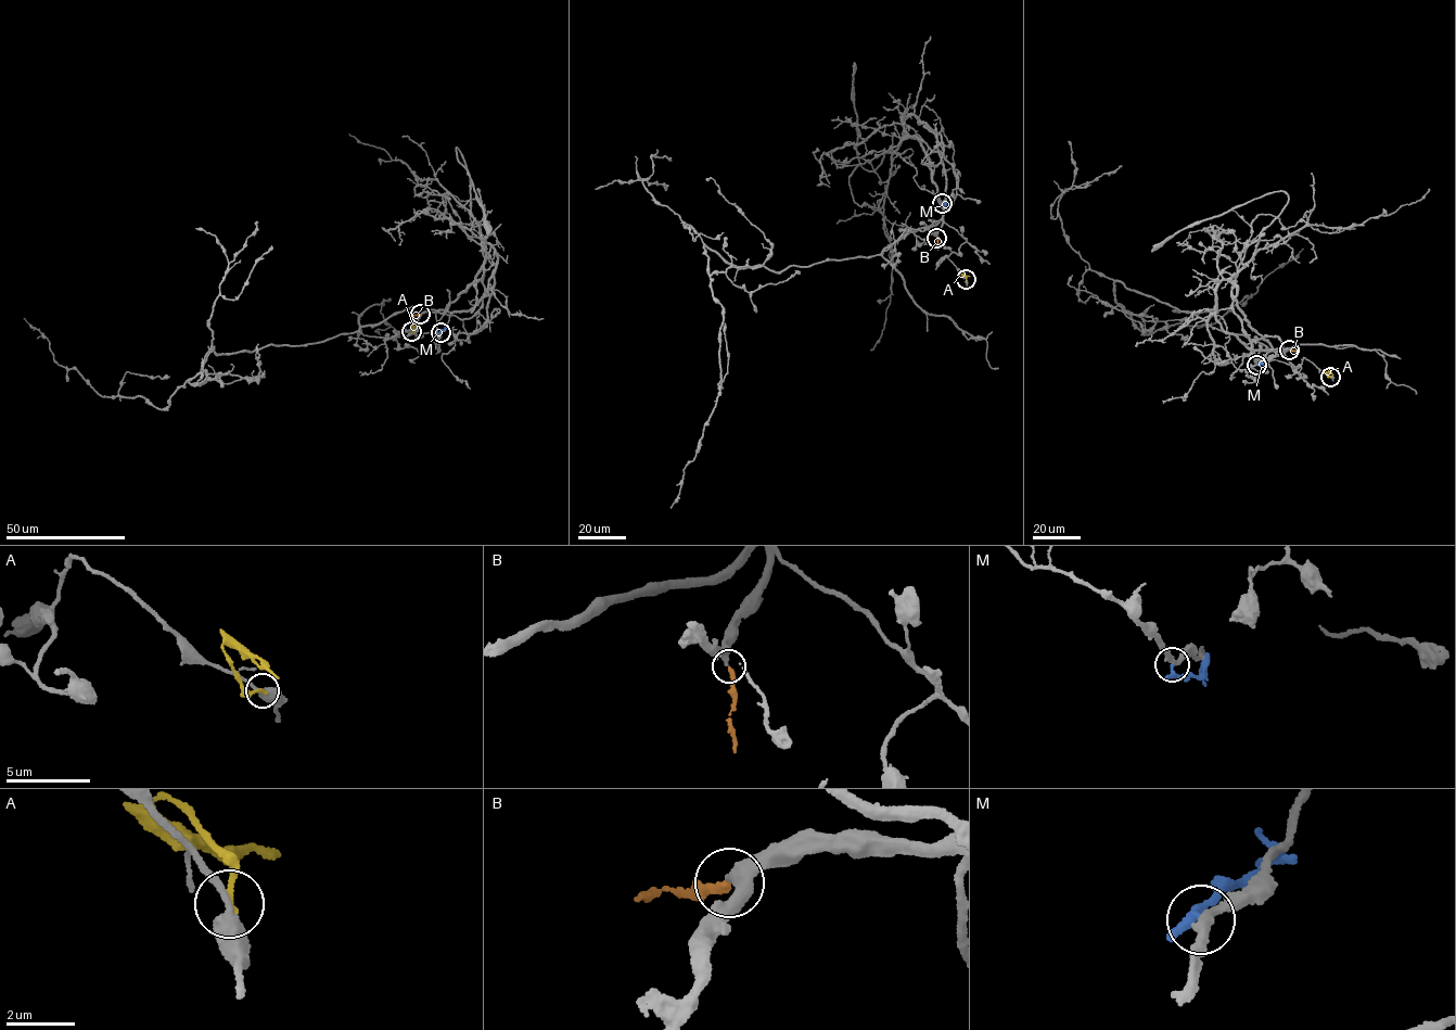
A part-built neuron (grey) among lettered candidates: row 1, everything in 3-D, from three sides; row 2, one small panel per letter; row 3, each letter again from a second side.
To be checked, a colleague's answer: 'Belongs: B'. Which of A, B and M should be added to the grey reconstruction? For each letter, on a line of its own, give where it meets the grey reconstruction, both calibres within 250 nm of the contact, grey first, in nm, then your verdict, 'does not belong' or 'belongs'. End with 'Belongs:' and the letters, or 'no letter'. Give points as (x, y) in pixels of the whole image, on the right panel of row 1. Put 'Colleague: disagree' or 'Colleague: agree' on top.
Colleague: agree
A: (1330, 377) | 360/180 nm | does not belong
B: (1289, 350) | 280/220 nm | belongs
M: (1256, 365) | 280/200 nm | does not belong
Belongs: B

